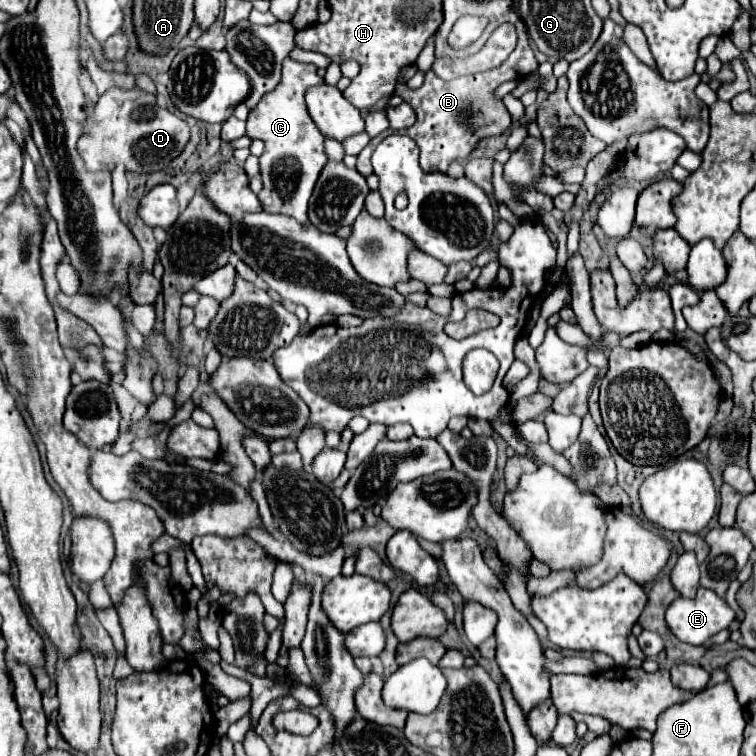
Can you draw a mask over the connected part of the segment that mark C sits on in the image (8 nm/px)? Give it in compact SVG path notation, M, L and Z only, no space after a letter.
M286 57L282 63L282 81L278 83L278 89L266 93L266 97L262 97L248 117L246 135L264 141L264 153L260 155L260 175L264 187L258 193L258 199L264 211L290 215L298 223L308 223L308 199L322 167L328 161L324 153L324 137L310 119L304 101L306 89L320 83L324 83L324 79L318 77L316 65Z

